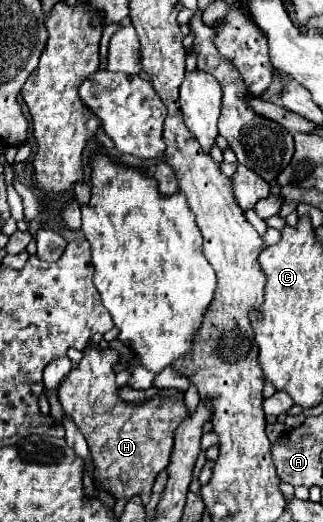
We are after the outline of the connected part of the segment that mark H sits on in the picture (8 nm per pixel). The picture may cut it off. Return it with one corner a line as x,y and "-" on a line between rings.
95,345
85,347
83,359
71,369
59,387
59,401
63,411
69,413
87,439
95,463
95,481
101,489
123,501
139,495
147,505
157,473
169,465
173,433
189,411
183,403
183,391
177,389
165,389
161,395
139,405
123,403
117,393
119,387
113,371
117,361
119,353
113,349
99,349

